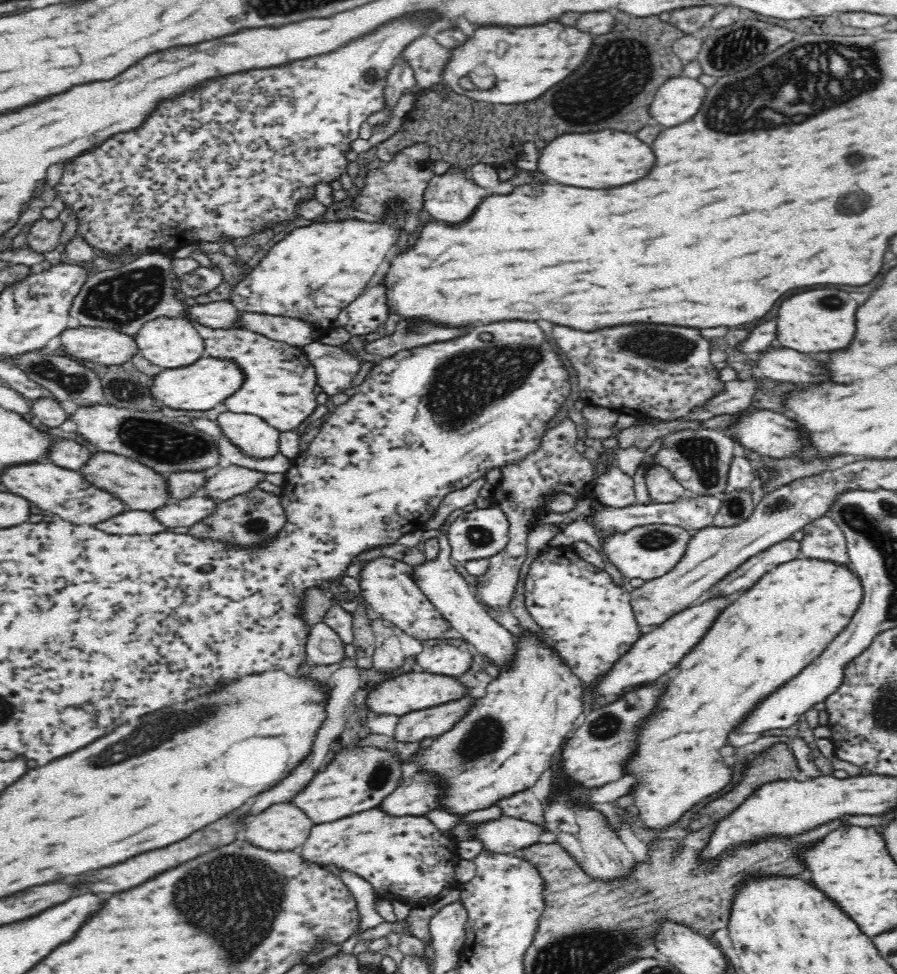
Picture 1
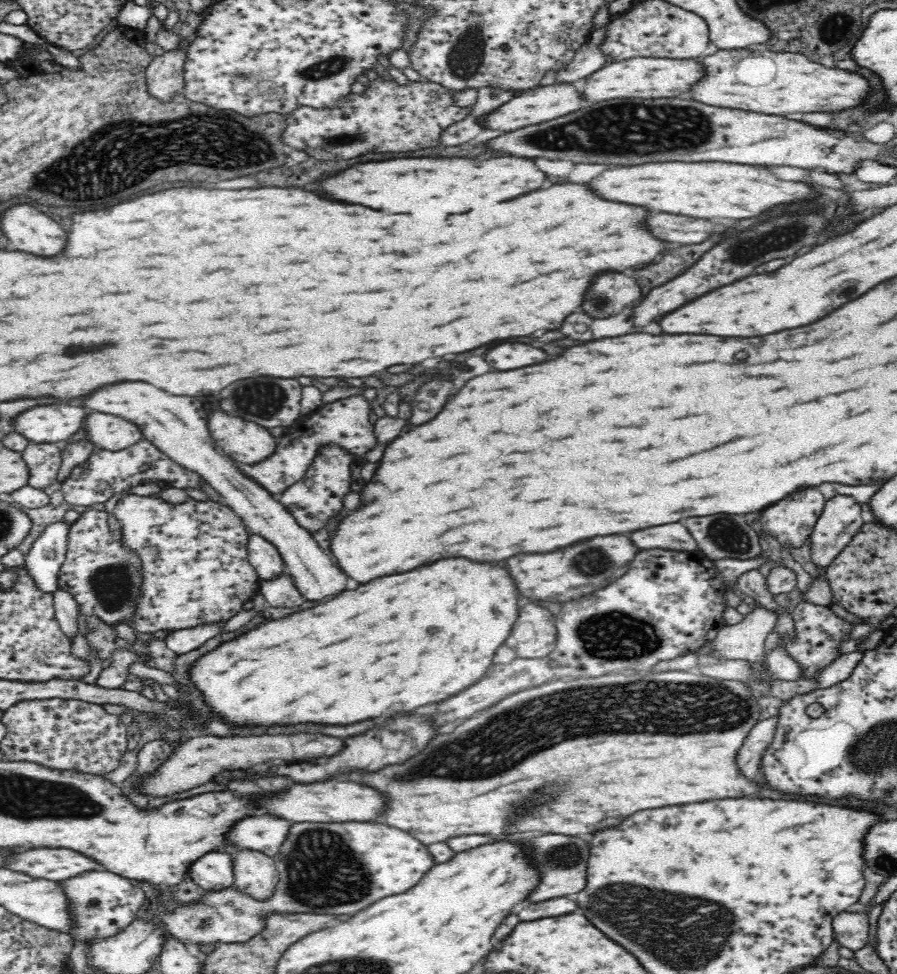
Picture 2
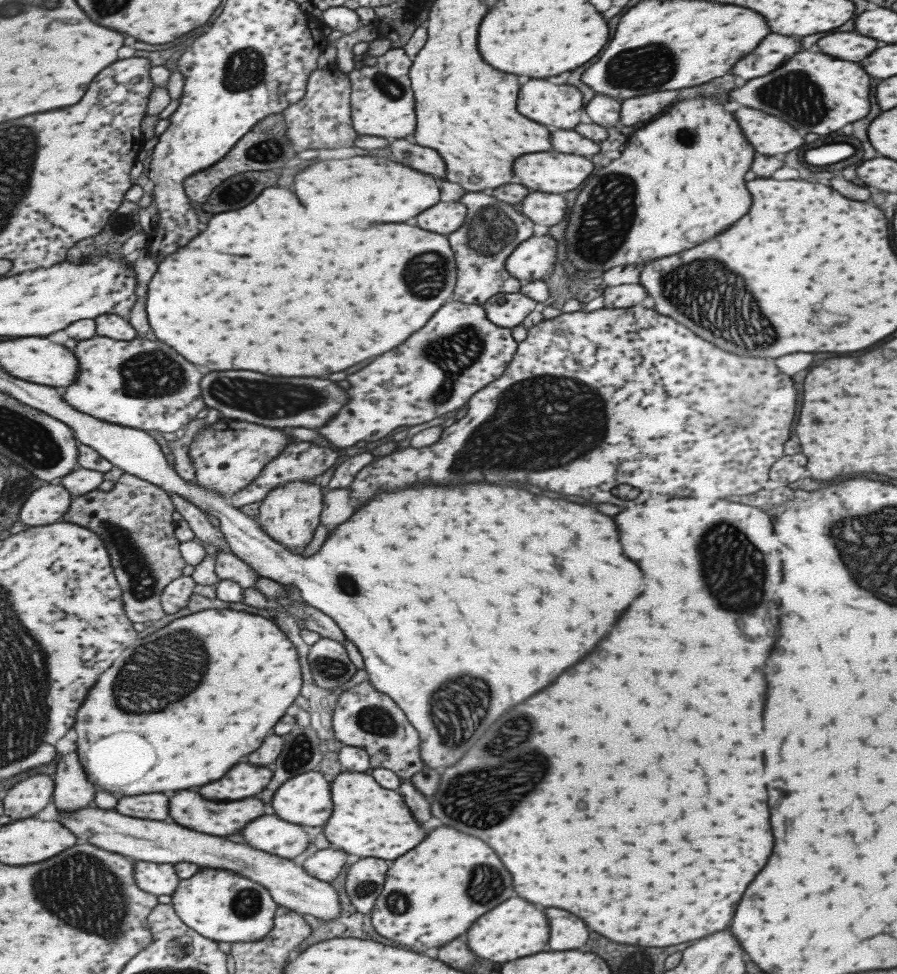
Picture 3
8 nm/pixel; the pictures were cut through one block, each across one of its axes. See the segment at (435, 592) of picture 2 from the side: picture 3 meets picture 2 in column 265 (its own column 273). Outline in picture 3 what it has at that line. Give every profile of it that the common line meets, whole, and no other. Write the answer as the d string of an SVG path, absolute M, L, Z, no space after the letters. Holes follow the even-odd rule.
M205 610L181 620L171 622L167 628L155 632L149 638L139 638L135 646L125 650L125 654L115 662L111 670L107 670L97 686L91 690L87 702L79 710L77 718L77 746L79 746L79 758L81 764L89 776L89 780L111 794L121 796L139 796L139 794L151 794L151 792L169 792L169 790L189 790L195 786L205 786L215 780L221 780L235 764L241 762L243 756L255 752L269 732L275 728L275 724L287 714L287 708L293 706L295 698L301 696L301 664L295 644L287 638L289 634L279 630L279 626L259 614L249 612L237 612L237 610Z

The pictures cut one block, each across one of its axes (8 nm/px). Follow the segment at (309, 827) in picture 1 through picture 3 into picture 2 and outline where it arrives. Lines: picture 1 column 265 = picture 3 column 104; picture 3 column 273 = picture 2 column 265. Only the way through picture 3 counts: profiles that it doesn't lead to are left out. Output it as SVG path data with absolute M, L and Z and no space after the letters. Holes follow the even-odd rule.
M242 850L232 858L234 888L254 896L266 898L278 882L276 860L260 850Z

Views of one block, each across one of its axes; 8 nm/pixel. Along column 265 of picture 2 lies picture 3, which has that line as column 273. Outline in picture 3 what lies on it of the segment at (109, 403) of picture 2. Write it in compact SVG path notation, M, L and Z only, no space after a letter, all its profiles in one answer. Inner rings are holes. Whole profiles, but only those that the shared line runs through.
M291 480L277 486L269 492L259 508L259 524L267 530L275 540L285 544L289 550L301 554L301 550L313 540L313 532L323 522L327 490L319 486L319 480Z

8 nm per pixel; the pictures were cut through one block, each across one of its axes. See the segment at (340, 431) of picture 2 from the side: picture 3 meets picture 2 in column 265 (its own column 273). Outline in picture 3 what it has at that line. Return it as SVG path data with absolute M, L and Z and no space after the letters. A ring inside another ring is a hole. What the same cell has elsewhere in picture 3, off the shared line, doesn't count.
M295 442L295 444L289 446L289 450L285 450L285 454L281 454L281 458L273 460L253 484L249 484L245 490L229 496L229 504L233 504L235 508L243 508L243 506L249 506L253 502L263 502L269 492L273 492L277 486L281 486L285 482L291 482L291 480L319 480L321 474L325 474L329 468L335 466L337 458L339 458L339 450L335 452L331 448L323 448L323 446L317 446L313 442Z

